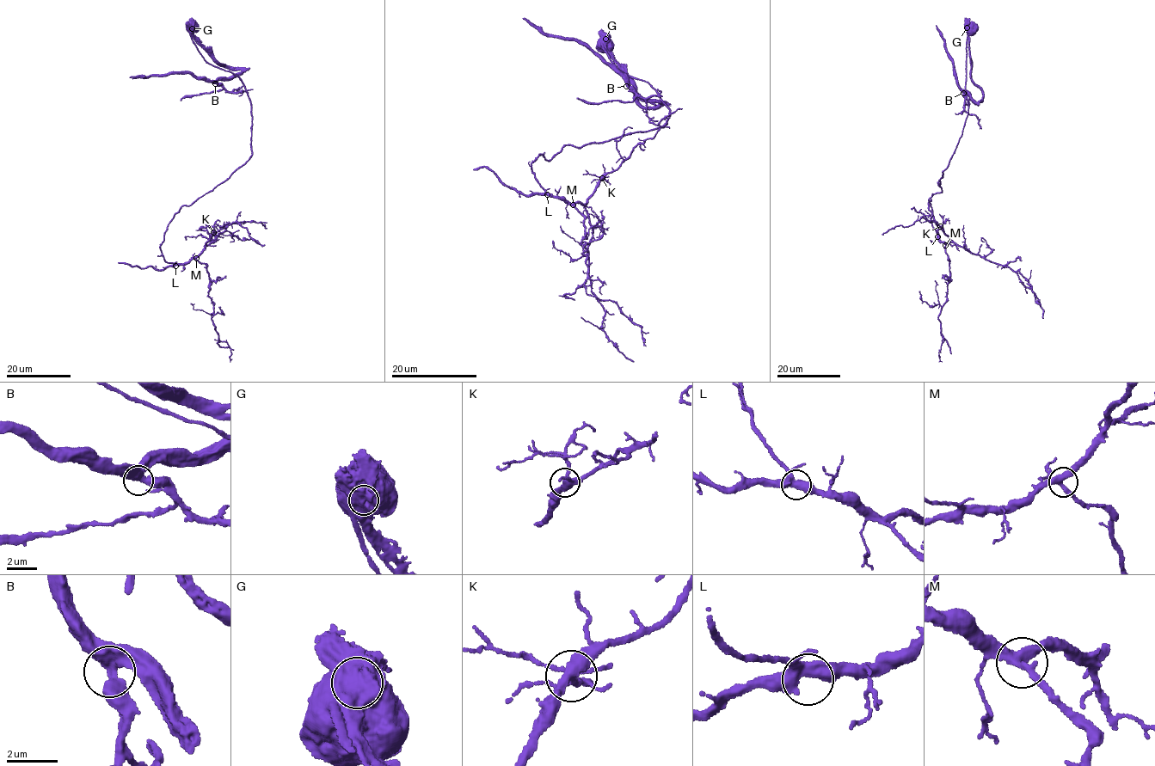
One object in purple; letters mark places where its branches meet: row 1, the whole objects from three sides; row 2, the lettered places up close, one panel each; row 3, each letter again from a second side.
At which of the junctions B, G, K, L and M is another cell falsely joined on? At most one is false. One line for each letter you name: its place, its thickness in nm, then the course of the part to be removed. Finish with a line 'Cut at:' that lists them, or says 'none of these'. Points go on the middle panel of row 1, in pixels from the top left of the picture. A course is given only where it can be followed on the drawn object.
G: Place: (605, 39). Thickness 1450 nm. Course of the part to remove: (605, 39), (642, 105), (654, 107), (659, 103), (642, 99), (595, 51), (523, 18)
Cut at: G

